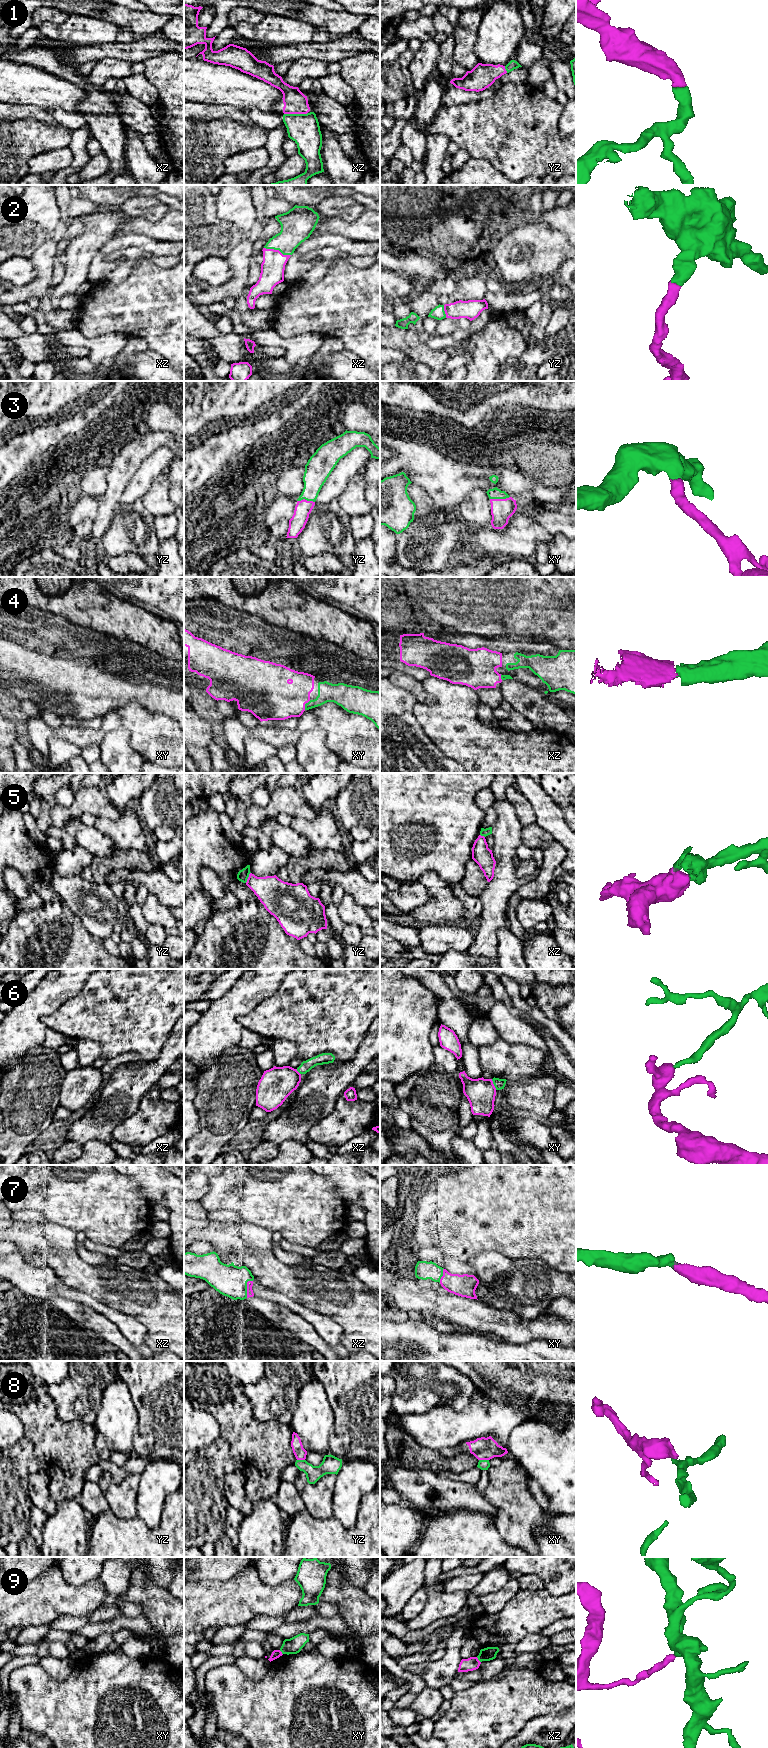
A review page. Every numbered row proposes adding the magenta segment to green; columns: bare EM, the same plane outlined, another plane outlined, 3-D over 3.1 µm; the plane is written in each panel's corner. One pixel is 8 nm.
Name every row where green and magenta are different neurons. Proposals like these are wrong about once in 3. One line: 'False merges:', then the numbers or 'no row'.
False merges: 5, 6, 8, 9

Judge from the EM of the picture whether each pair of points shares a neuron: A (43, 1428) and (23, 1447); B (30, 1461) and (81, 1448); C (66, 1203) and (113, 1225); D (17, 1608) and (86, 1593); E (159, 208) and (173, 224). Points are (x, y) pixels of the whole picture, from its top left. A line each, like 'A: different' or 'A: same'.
A: different
B: different
C: same
D: same
E: different

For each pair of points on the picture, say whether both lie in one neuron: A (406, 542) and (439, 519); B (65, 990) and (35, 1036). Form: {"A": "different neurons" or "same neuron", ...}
{"A": "same neuron", "B": "same neuron"}

